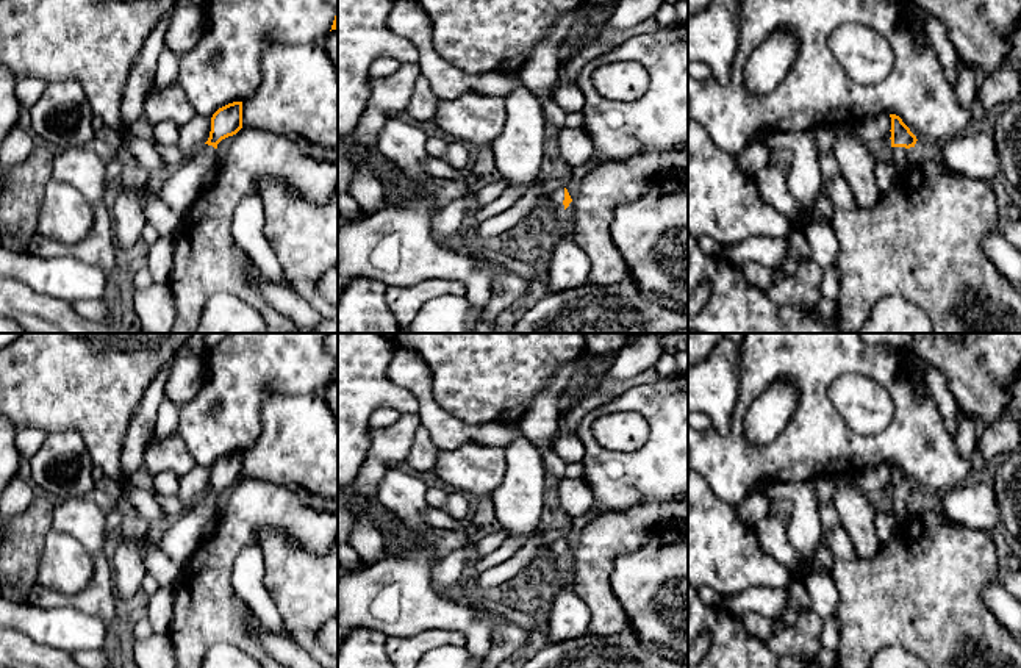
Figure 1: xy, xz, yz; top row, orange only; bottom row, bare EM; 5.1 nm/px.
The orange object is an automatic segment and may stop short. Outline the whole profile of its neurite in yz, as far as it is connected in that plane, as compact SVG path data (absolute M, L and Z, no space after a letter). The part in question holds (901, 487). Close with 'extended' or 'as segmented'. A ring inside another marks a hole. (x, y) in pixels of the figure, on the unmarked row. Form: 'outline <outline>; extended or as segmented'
outline M890 465L891 468L891 510L897 524L904 524L916 504L915 494L916 487L910 482L910 479L902 472L902 469L896 465Z; extended

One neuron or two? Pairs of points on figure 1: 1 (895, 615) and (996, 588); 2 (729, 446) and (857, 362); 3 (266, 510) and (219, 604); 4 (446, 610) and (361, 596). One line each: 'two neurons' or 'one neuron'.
1: two neurons
2: one neuron
3: one neuron
4: one neuron

